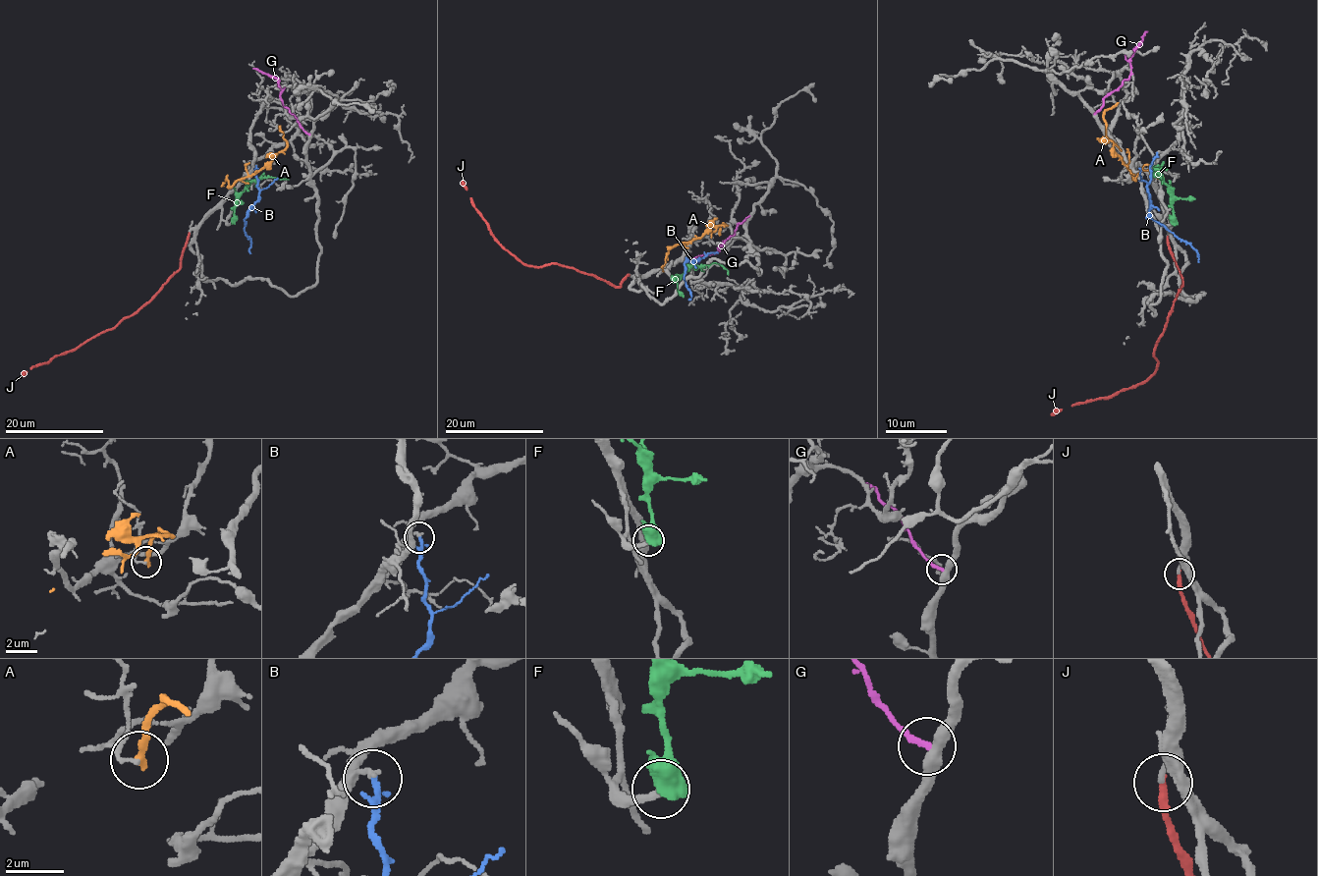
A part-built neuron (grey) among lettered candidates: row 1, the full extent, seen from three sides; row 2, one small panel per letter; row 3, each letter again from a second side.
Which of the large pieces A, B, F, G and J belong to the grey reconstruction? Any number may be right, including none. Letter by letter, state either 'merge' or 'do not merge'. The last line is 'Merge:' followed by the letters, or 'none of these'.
A: do not merge
B: do not merge
F: do not merge
G: do not merge
J: merge
Merge: J

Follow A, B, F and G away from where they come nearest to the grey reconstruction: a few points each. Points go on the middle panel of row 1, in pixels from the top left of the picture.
A: (719, 234), (723, 224), (727, 225), (719, 225), (714, 231), (707, 231), (694, 240), (670, 248), (664, 272)
B: (695, 267), (699, 258), (685, 263), (686, 287), (690, 299)
F: (673, 278), (693, 267), (719, 263), (728, 274)
G: (748, 216), (713, 253), (693, 258)

